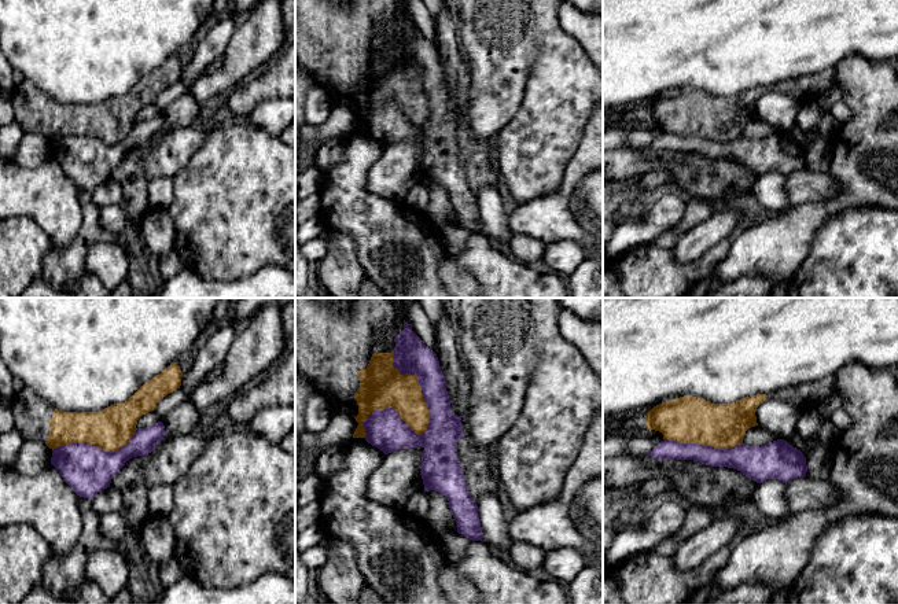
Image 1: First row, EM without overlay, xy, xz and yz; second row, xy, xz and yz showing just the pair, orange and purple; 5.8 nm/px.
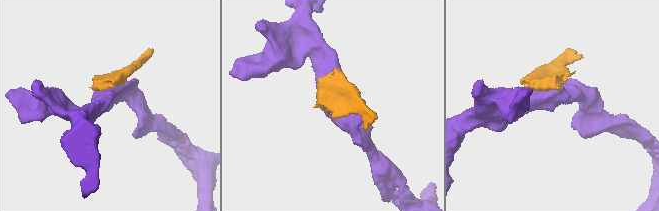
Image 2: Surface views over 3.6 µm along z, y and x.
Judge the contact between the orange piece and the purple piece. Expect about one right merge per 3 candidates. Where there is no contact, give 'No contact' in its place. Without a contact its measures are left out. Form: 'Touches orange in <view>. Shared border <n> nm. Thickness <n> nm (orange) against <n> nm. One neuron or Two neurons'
Touches orange in xz. Shared border 550 nm. Thickness 220 nm (orange) against 220 nm. Two neurons

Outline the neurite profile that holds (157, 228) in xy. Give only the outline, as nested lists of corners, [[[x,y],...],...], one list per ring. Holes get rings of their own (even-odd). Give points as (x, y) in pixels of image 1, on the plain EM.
[[[150,207],[139,225],[146,253],[155,258],[168,255],[176,246],[176,226],[168,209]]]

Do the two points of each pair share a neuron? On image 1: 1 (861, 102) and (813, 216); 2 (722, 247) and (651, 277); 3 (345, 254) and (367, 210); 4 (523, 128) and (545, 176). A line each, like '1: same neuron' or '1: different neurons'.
1: same neuron
2: same neuron
3: different neurons
4: same neuron

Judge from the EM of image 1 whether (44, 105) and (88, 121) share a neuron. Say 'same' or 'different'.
same

